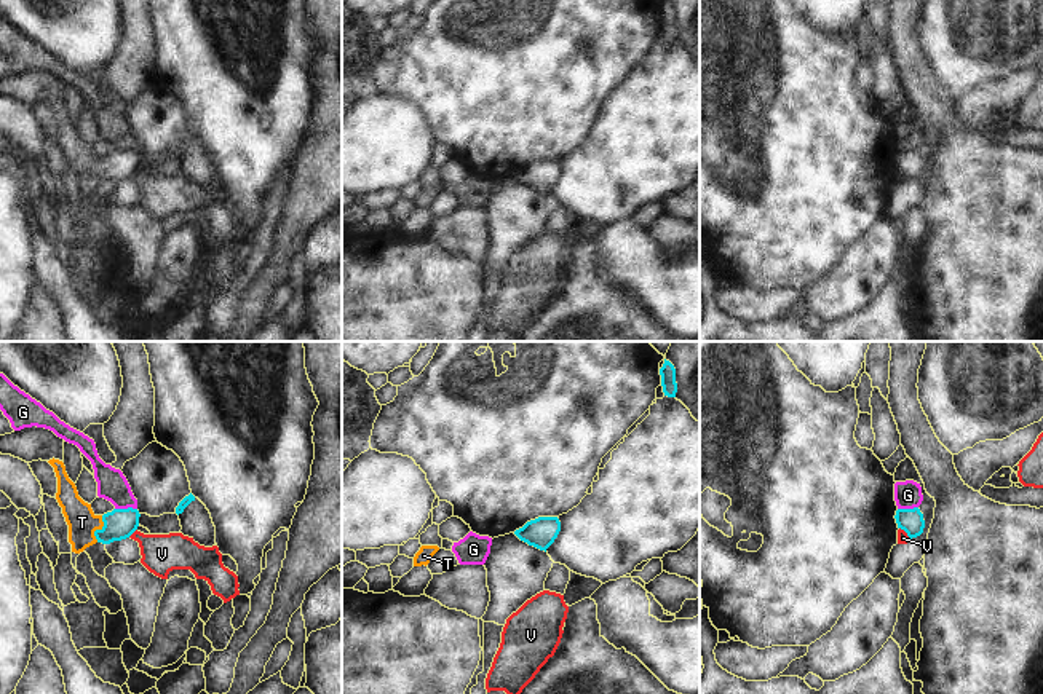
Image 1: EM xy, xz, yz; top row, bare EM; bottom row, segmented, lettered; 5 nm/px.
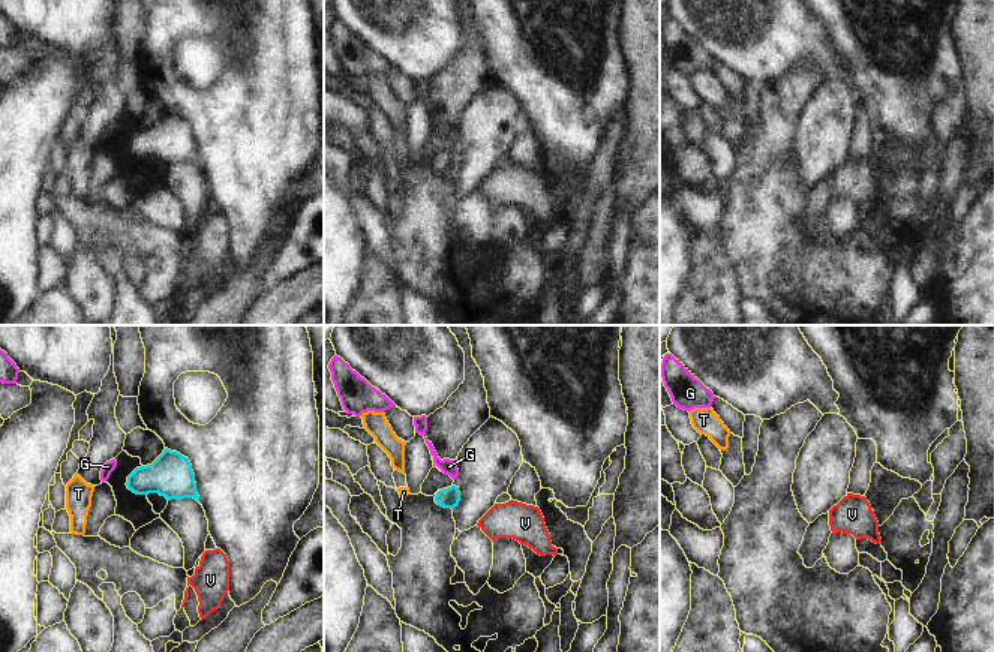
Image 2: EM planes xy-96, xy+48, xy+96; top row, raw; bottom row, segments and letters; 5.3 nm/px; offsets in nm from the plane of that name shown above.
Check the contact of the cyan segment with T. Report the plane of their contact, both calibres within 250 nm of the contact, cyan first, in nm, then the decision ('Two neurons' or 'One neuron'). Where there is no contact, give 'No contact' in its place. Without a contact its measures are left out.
Touches cyan in xy. Thickness 160 nm (cyan) against 150 nm. One neuron.

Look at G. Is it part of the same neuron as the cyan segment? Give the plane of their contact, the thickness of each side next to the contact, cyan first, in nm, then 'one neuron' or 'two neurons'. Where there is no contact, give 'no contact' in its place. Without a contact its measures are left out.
contact in xy; calibres 160 and 160 nm; two neurons

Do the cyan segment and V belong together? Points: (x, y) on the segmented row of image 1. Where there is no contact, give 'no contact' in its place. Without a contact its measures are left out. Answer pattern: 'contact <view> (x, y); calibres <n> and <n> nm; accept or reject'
contact xy (131, 533); calibres 160 and 190 nm; reject

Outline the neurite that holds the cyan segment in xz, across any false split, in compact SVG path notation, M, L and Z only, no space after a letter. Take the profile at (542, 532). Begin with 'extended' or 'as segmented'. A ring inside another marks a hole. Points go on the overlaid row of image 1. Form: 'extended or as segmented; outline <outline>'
as segmented; outline M538 517L516 530L514 534L529 546L546 552L557 538L559 531L561 522L557 517Z

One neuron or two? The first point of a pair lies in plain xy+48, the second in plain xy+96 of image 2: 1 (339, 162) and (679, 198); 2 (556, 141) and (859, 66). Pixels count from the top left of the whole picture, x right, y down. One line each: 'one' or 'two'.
1: one
2: one

